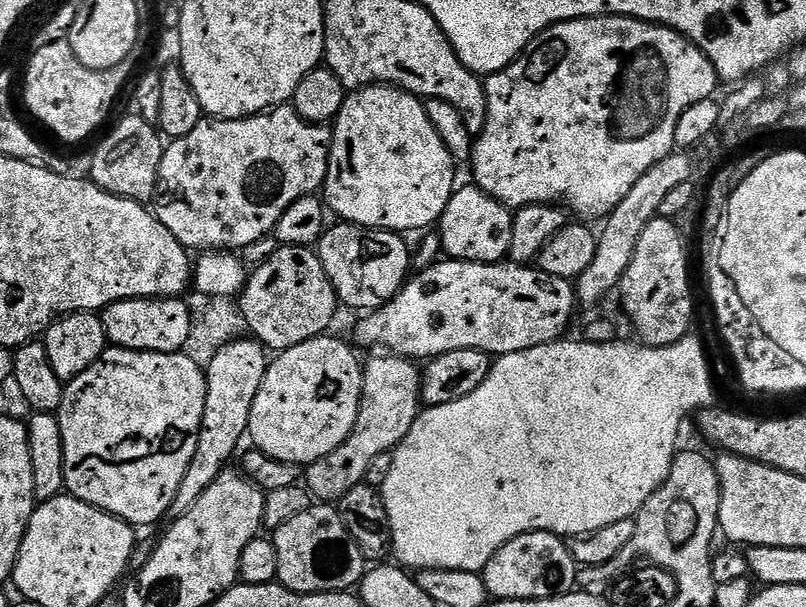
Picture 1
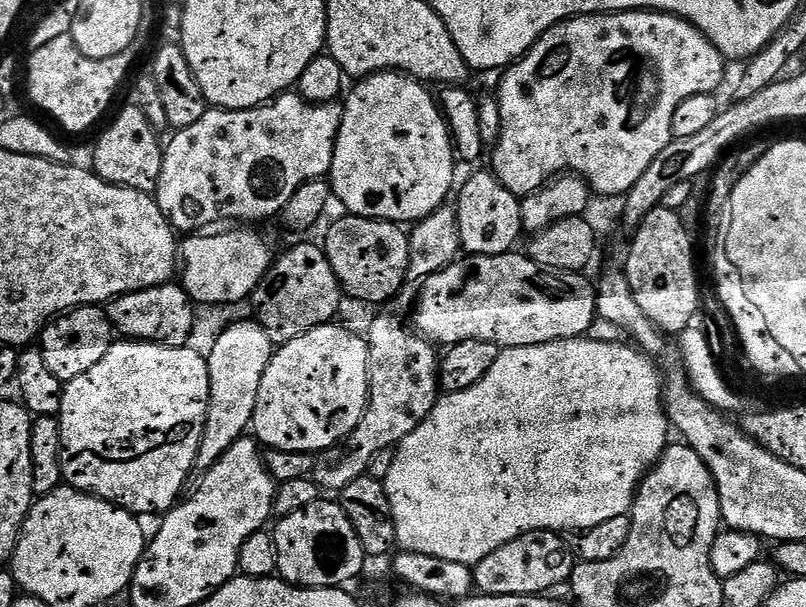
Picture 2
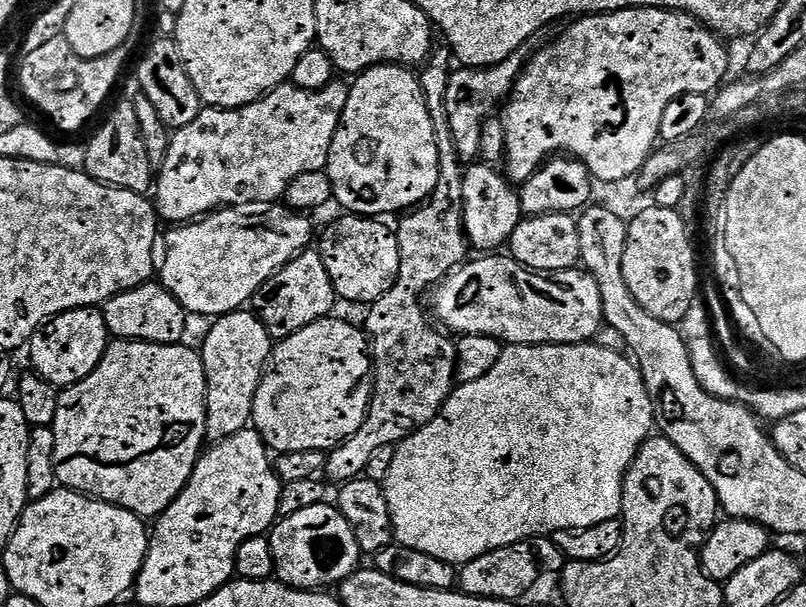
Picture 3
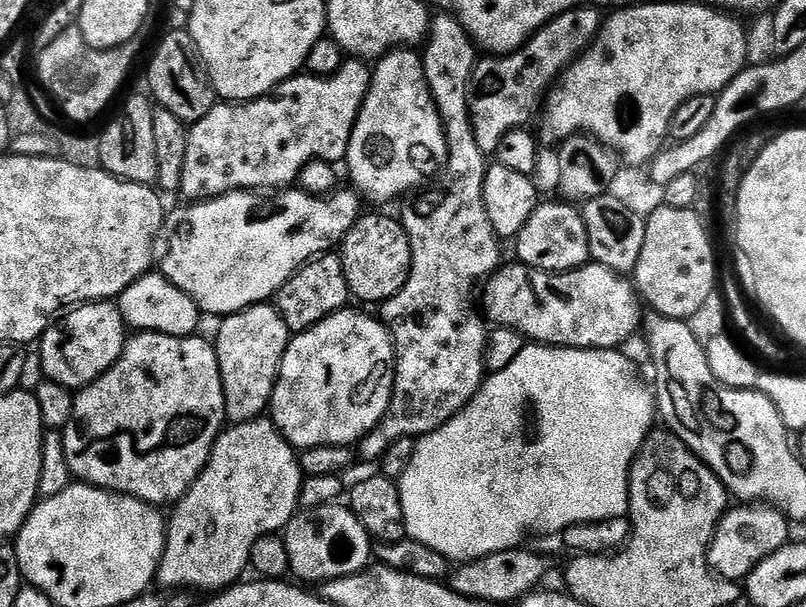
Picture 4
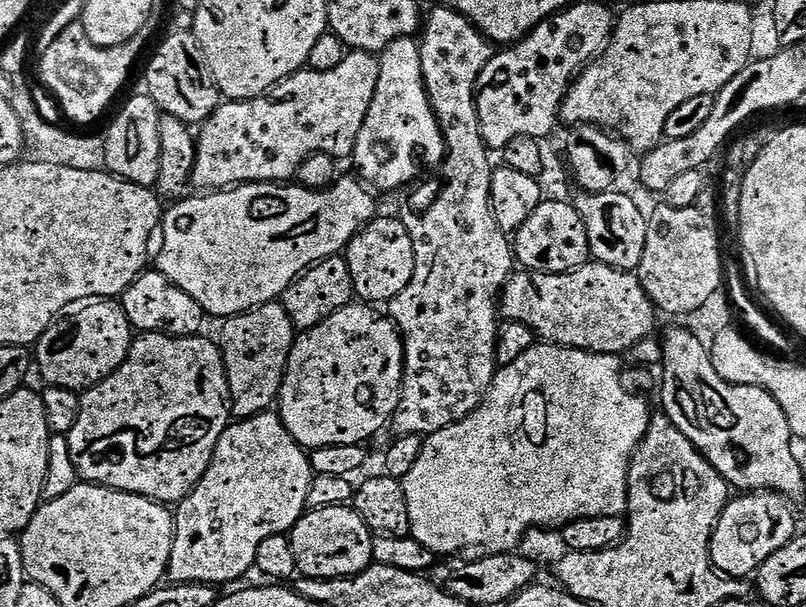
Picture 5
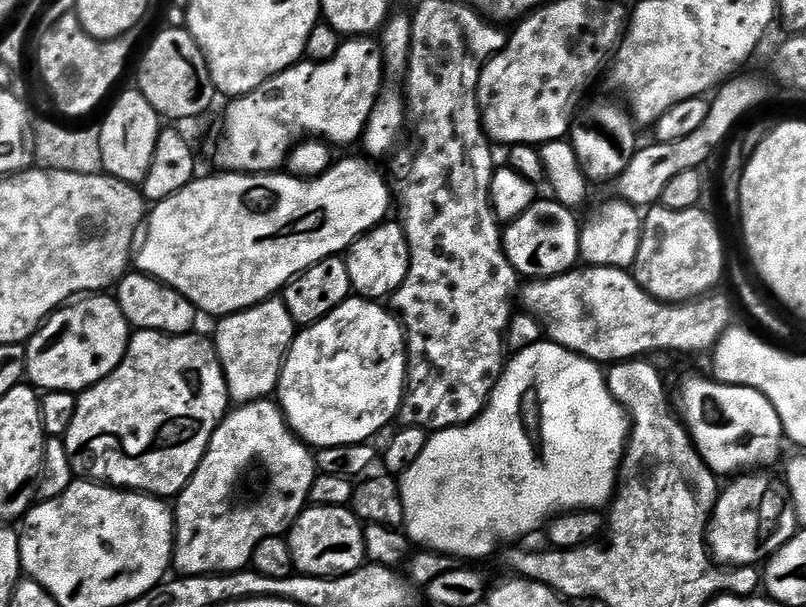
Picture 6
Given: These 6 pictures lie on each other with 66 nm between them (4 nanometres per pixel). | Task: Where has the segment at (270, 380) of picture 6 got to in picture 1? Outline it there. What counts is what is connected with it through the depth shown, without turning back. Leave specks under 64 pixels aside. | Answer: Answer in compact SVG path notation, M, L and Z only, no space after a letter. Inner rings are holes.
M252 338L231 340L206 366L208 385L206 386L206 406L198 438L198 446L194 450L194 458L186 470L186 478L182 478L182 486L178 486L178 494L170 506L168 516L175 518L186 514L194 502L225 471L228 459L236 452L240 439L245 439L250 418L250 406L258 394L258 386L262 386L264 371L270 363L263 344Z

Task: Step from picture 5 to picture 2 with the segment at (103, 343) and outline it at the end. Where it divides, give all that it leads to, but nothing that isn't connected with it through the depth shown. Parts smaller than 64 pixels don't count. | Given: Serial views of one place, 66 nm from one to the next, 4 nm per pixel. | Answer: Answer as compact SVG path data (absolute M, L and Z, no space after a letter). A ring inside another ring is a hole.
M100 306L72 309L51 321L38 337L38 347L42 358L46 358L46 366L50 366L50 374L61 382L78 378L86 374L86 370L98 366L98 362L106 358L106 350L110 350L113 342L114 329L107 311Z

